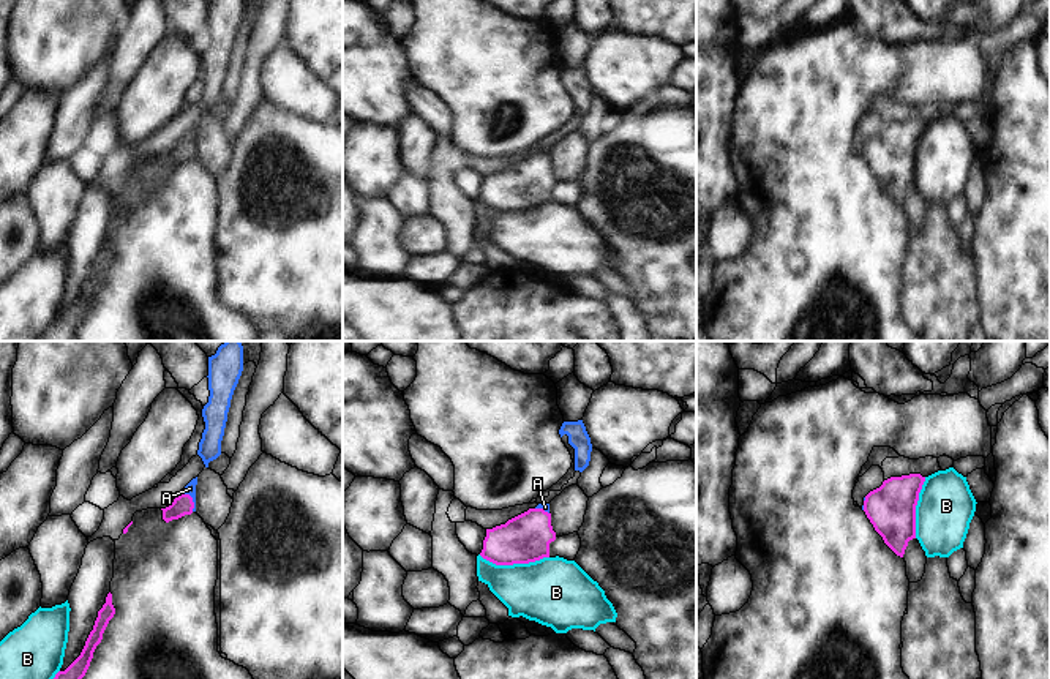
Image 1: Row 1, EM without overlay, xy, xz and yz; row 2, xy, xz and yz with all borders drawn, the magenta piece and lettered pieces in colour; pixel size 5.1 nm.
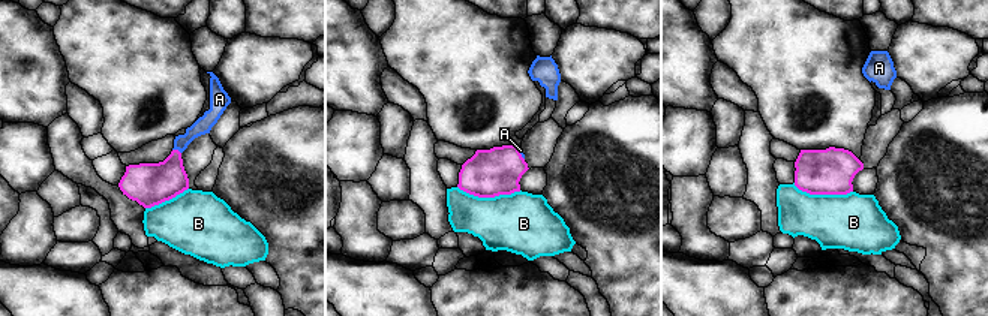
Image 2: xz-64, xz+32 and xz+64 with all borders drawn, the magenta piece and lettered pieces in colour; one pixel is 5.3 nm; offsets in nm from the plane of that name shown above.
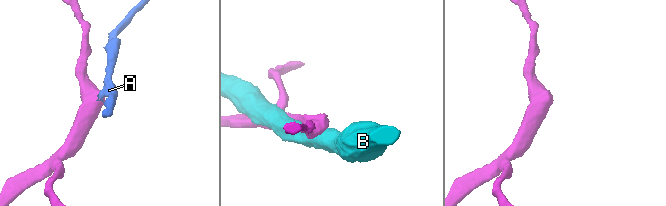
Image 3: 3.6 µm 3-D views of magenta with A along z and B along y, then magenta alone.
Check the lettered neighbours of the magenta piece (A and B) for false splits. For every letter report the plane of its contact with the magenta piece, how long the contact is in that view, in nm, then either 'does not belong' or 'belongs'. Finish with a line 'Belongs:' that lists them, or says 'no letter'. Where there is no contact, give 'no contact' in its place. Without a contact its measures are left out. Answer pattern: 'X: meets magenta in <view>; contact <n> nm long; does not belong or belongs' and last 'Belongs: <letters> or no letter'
A: meets magenta in xy; contact 110 nm long; belongs
B: meets magenta in xz; contact 360 nm long; does not belong
Belongs: A

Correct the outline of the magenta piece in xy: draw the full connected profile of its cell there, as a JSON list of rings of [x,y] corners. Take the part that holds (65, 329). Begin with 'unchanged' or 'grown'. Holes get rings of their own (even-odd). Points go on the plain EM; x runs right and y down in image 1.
unchanged | [[[109,238],[106,249],[98,257],[93,276],[90,278],[81,302],[65,317],[58,317],[38,341],[73,341],[77,338],[81,325],[85,322],[93,305],[93,298],[101,289],[103,279],[114,261],[115,254],[112,251],[112,240]]]

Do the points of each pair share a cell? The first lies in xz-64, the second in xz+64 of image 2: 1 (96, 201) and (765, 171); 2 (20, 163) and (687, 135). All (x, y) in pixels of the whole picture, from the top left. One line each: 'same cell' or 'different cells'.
1: same cell
2: same cell

